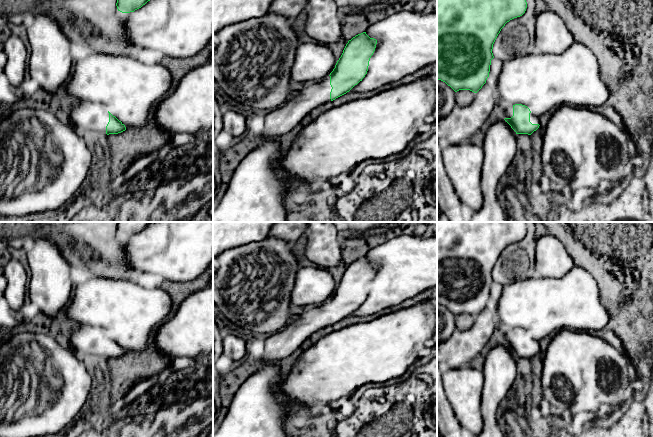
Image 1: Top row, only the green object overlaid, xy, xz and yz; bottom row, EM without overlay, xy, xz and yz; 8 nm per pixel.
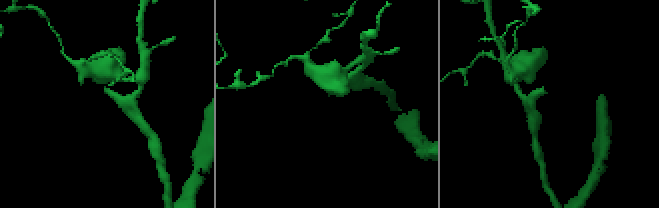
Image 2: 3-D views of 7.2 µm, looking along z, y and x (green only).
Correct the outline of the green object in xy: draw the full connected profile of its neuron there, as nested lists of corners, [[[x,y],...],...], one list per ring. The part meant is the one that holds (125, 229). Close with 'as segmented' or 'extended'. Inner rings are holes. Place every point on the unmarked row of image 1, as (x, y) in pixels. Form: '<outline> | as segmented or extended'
[[[117,222],[117,233],[122,237],[130,237],[141,232],[148,225],[155,222]]] | as segmented

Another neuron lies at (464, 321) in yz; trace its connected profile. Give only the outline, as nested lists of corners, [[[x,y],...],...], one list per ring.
[[[459,314],[456,316],[456,329],[460,331],[468,330],[475,323],[476,317],[470,314]]]

